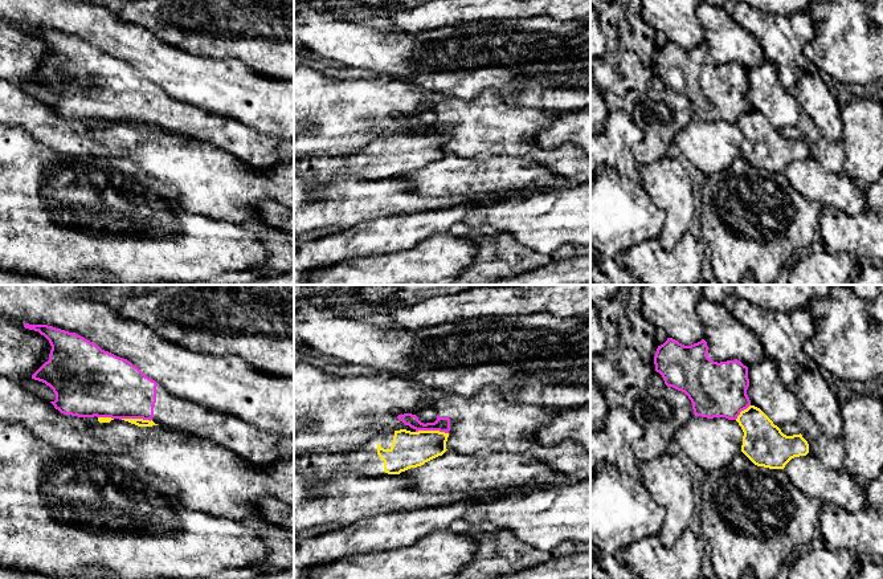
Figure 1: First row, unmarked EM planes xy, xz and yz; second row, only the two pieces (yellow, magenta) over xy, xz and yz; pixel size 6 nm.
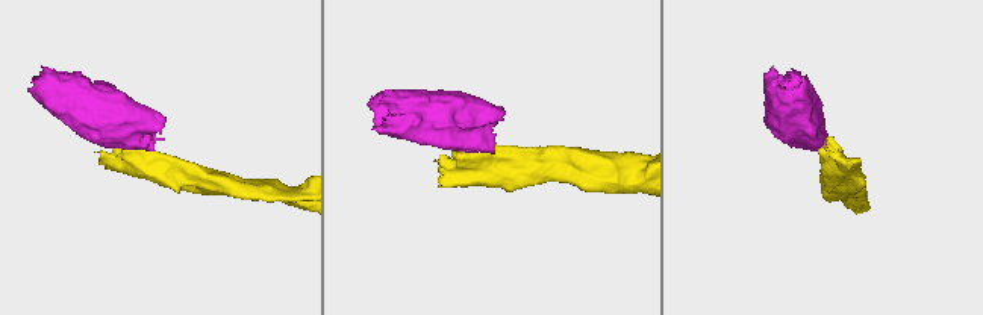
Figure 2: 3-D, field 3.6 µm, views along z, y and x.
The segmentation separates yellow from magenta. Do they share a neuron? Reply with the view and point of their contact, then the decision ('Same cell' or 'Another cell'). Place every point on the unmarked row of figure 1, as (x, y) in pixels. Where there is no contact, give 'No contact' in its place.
Touches yellow at xz (432, 134). Another cell

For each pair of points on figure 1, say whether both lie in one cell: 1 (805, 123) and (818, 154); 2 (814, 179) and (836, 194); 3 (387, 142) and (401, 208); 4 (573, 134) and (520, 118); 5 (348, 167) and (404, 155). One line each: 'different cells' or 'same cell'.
1: same cell
2: same cell
3: different cells
4: different cells
5: same cell

